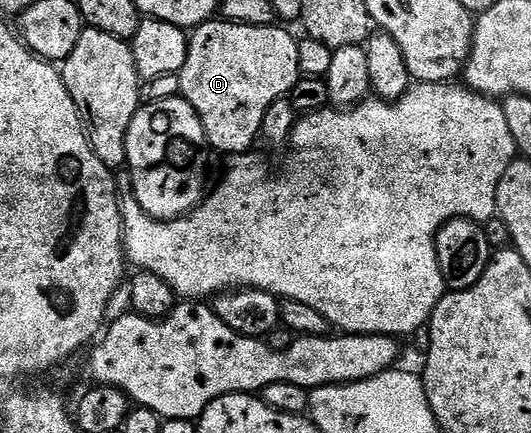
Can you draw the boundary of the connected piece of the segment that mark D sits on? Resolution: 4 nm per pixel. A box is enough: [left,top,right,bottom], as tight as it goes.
[178,22,300,157]

